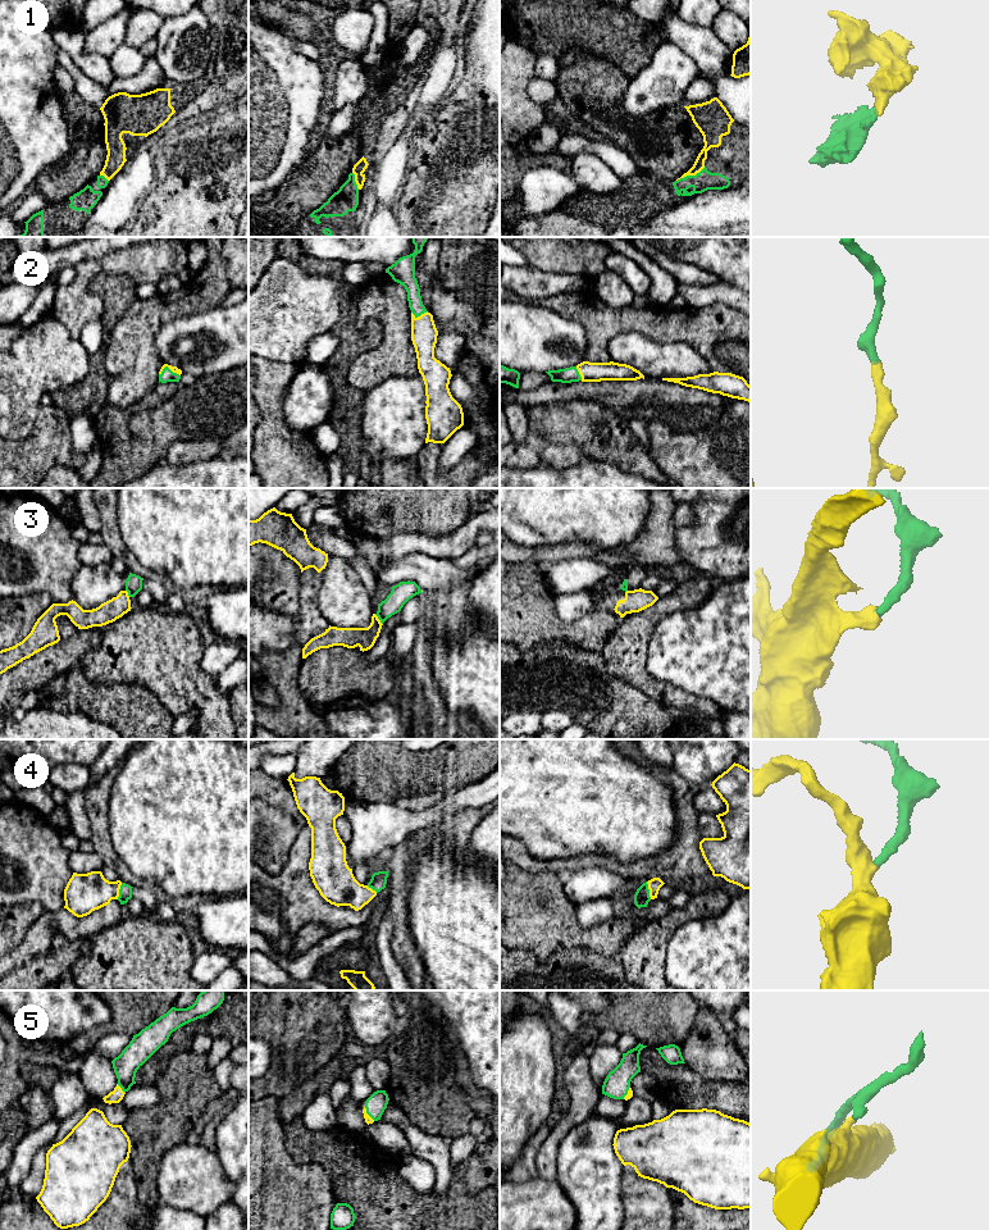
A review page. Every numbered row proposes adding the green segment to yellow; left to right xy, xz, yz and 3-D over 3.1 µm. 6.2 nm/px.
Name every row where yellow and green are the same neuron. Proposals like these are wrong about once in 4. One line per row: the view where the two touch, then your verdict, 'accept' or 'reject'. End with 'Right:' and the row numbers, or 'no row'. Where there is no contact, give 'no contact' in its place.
1: contact in yz; accept
2: contact in xy; accept
3: contact in xz; reject
4: contact in yz; accept
5: contact in xy; accept
Right: 1, 2, 4, 5

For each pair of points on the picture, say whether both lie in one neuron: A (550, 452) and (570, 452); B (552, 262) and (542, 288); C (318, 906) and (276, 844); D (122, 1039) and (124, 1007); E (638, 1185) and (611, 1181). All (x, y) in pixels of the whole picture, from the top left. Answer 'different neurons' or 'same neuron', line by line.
A: same neuron
B: different neurons
C: different neurons
D: different neurons
E: different neurons

